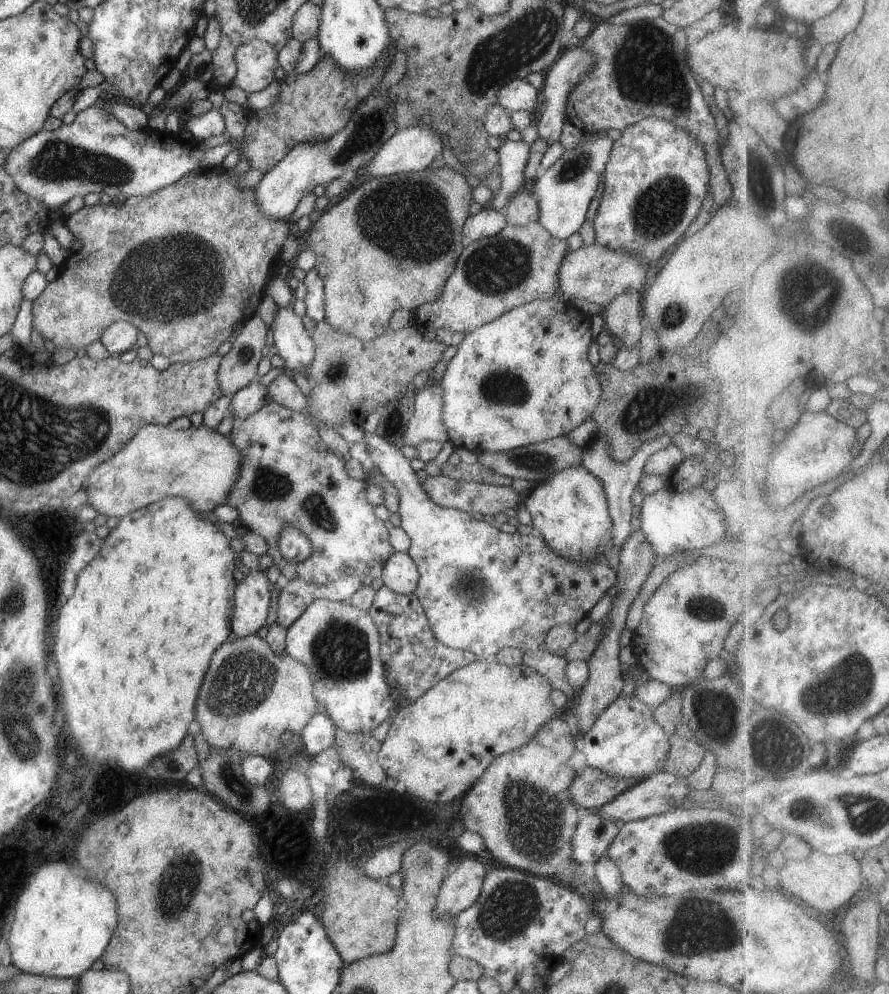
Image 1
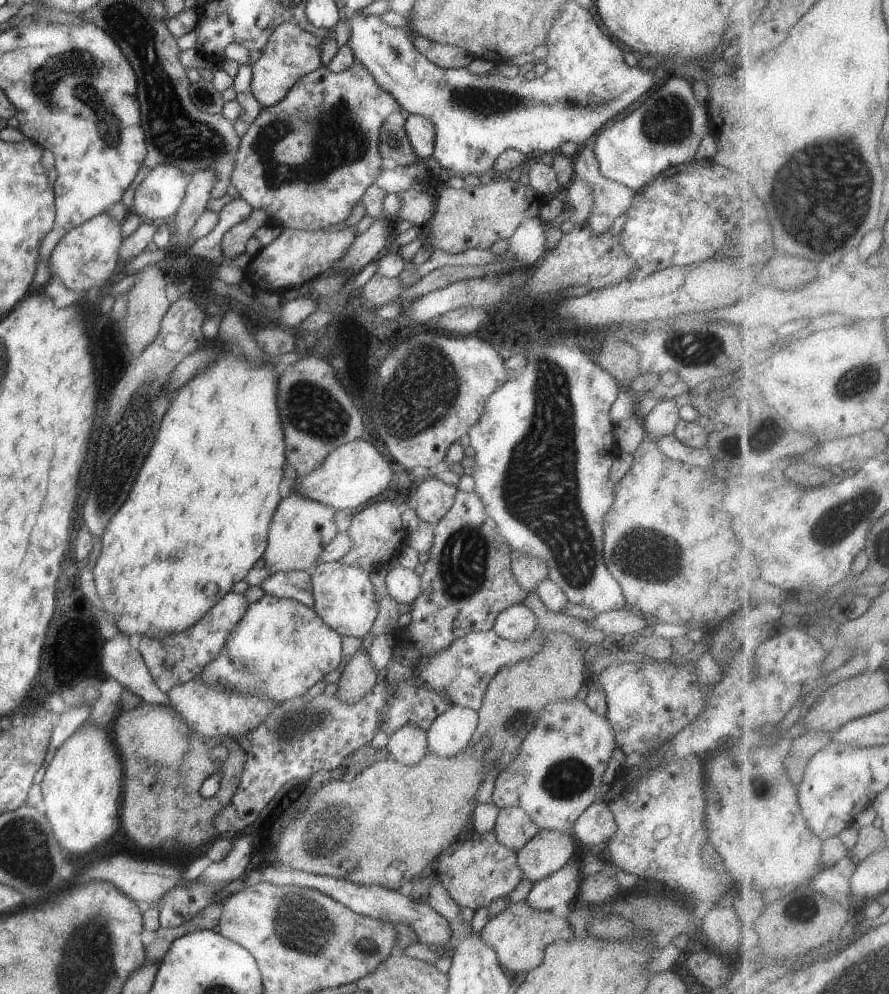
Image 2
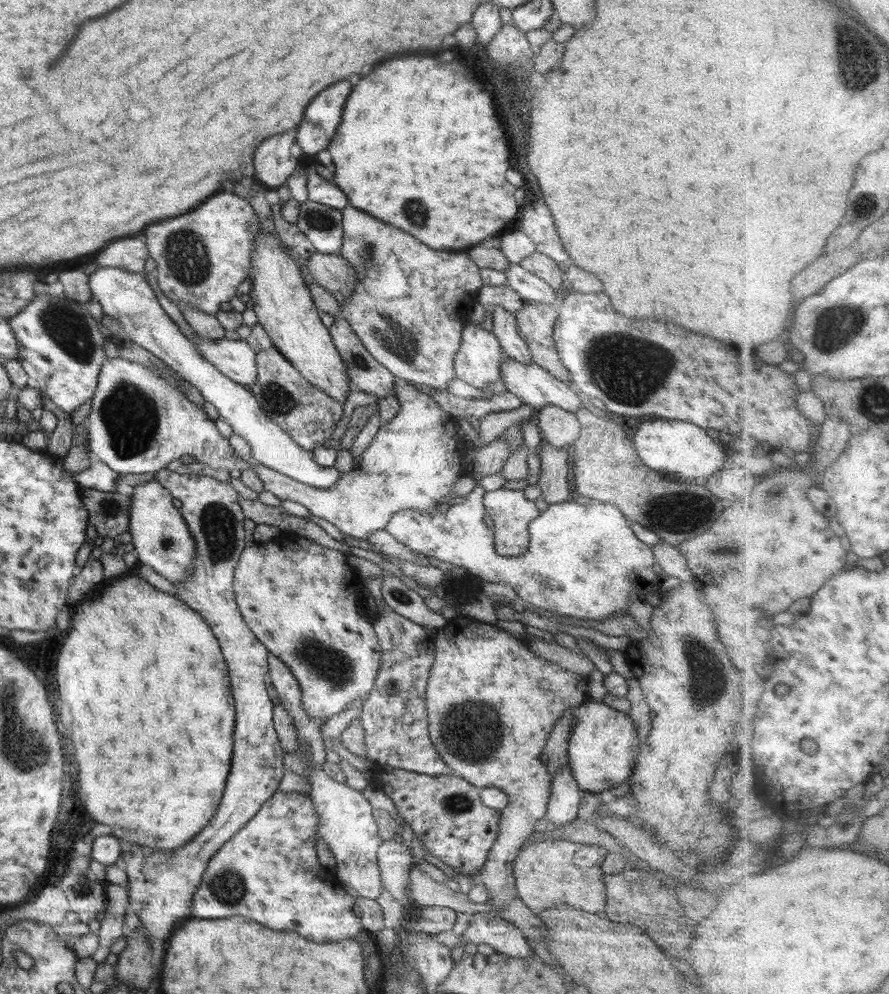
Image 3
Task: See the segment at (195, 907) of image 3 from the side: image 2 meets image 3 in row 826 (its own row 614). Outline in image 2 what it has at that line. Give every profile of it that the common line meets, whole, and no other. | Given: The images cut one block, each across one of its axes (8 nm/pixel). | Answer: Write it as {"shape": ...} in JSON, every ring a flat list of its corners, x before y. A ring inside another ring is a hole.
{"shape":[[266,595,250,603,242,618,226,637,221,651,202,669,199,677,210,687,238,691,240,695,258,694,281,703,306,696,307,692,342,660,342,637,318,613,294,599]]}

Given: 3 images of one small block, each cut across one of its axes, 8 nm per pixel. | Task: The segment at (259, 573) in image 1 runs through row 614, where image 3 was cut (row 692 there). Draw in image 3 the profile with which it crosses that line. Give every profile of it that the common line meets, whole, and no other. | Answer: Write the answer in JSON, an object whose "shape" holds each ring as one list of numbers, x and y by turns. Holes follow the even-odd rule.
{"shape":[[182,474,182,478,166,478,164,486,171,492,174,498,178,498,182,505,180,512,194,537,196,547,195,569,191,576,187,576,183,582,174,582,177,586,176,597,185,602,192,610,202,616,204,622,210,626,210,630,217,638,223,658,227,664,229,684,235,702,235,729,233,732,232,765,222,798,214,816,208,821,205,828,200,830,194,838,191,838,184,846,168,851,154,850,142,845,124,844,122,846,122,858,126,863,127,891,129,894,129,909,137,914,138,922,146,931,151,942,151,948,158,955,162,955,166,949,166,942,172,931,182,922,192,916,192,899,198,888,202,875,206,870,208,861,226,844,254,815,262,808,262,805,277,791,280,779,286,771,284,766,285,752,283,751,279,736,273,723,273,700,268,696,266,687,270,686,269,664,267,658,269,651,254,637,250,628,242,619,233,591,234,569,240,554,246,547,244,541,243,521,245,516,238,502,239,494,231,484,218,481,214,478,196,478,199,474]]}

